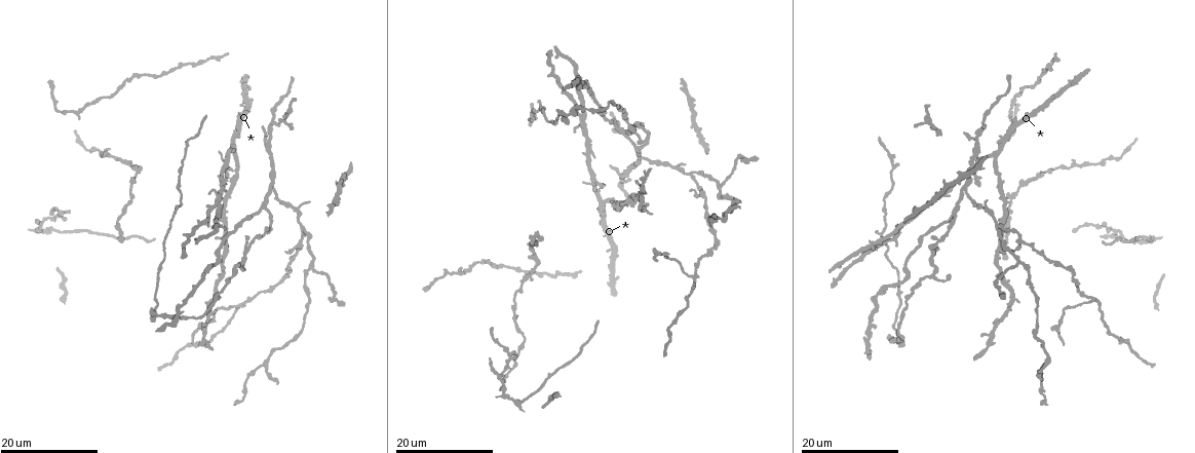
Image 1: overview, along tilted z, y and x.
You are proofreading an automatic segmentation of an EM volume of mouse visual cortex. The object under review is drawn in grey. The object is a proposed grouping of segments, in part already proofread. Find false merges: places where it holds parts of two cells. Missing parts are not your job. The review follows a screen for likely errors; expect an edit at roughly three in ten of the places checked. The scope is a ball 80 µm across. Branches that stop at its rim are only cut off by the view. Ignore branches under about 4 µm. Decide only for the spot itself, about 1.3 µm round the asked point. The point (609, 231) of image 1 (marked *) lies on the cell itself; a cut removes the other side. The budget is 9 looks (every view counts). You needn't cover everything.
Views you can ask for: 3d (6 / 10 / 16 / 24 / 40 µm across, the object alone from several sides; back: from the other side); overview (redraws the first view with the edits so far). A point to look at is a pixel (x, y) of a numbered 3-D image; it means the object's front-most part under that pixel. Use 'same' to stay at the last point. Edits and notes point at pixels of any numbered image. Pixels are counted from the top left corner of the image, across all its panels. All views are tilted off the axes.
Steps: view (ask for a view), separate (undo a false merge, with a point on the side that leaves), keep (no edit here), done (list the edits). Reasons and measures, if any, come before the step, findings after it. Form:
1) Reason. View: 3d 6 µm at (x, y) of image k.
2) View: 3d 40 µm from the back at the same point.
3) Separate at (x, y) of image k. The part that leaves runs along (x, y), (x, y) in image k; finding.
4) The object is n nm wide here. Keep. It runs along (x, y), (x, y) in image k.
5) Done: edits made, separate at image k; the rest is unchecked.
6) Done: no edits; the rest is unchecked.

A fork. View: 3d 16 µm at (641, 158) of image 1.

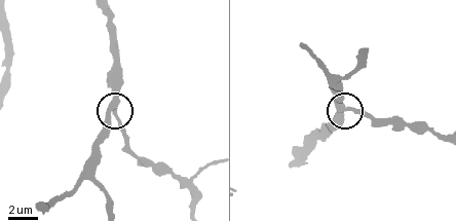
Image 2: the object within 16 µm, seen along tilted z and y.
View: 3d 6 µm at (343, 109) of image 2.

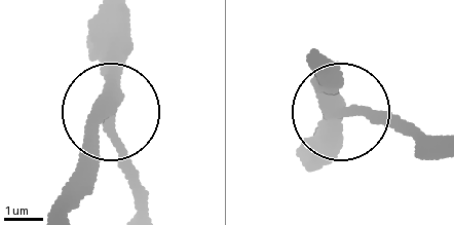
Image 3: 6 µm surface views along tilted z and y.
The side arm is 30 µm long. Keep. All the same cell.

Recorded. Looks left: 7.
Branch point. View: 3d 24 µm at (1020, 262) of image 1.

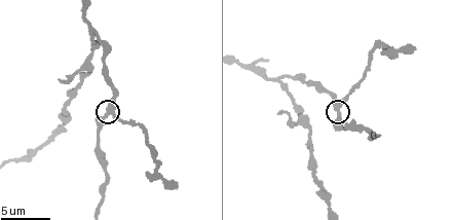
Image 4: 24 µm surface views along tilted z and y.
View: 3d 10 µm at (107, 109) of image 4.

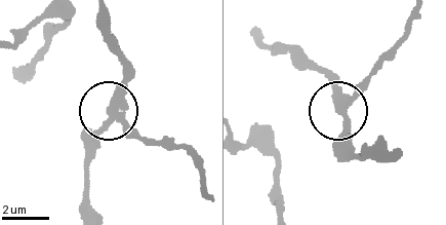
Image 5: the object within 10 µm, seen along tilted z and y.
The object is 280 nm wide here. Keep. It runs along (107, 15), (123, 73), (113, 111), (146, 142) in image 5; all the same cell.

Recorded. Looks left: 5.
Thin arm on a thick one. View: 3d 24 µm at (979, 143) of image 1.

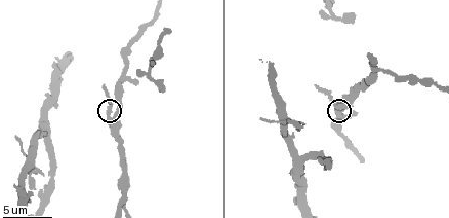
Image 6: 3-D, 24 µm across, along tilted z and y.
Zoom in. View: 3d 6 µm at (112, 112) of image 6.

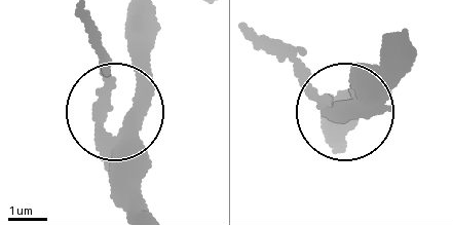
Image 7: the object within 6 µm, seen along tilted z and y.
3 arms meet here. Keep. It runs along (144, 205), (124, 111), (138, 82), (138, 13) in image 7; all the same cell.

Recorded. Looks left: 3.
View: 3d 24 µm at (240, 303) of image 1.

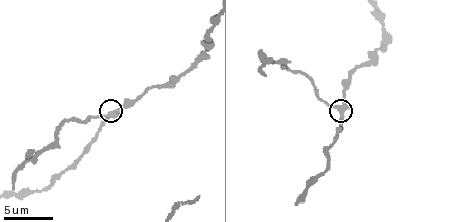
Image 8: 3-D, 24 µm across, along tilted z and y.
View: 3d 6 µm at (110, 116) of image 8.

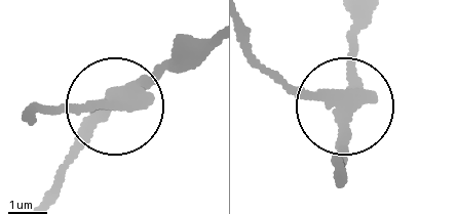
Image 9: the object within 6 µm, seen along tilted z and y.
3 arms meet here. Separate at (58, 114) of image 9. The part that leaves runs along (105, 103), (34, 114) in image 9; two cells meet here.

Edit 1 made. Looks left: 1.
Done: edits made, separate at image 9; the rest is unchecked.

